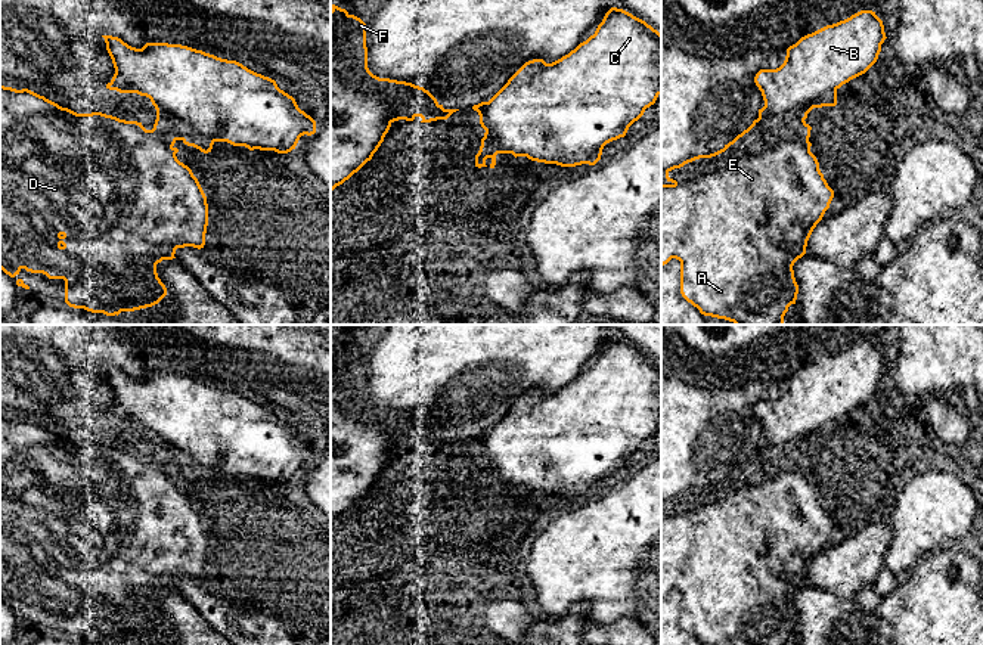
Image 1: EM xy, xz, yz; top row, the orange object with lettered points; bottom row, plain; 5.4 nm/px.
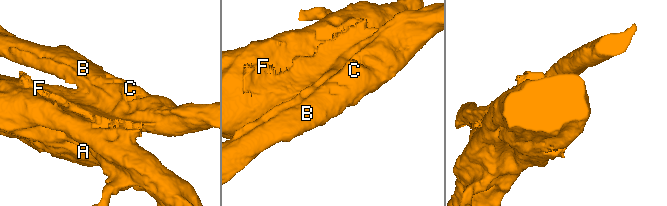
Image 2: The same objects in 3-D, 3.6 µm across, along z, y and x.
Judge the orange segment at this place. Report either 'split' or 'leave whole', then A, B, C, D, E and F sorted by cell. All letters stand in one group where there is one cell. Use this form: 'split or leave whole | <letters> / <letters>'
split | A D E F / B C

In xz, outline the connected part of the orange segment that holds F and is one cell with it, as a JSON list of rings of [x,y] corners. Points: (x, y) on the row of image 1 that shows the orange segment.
[[[332,4],[331,9],[331,192],[348,180],[354,173],[357,173],[368,161],[372,159],[373,154],[378,151],[381,143],[384,142],[385,134],[388,133],[391,124],[399,120],[413,121],[416,117],[421,117],[421,123],[431,123],[437,120],[447,120],[453,112],[459,109],[444,109],[443,105],[437,102],[437,99],[424,87],[415,86],[406,81],[397,81],[390,78],[379,78],[373,75],[368,68],[368,47],[366,47],[366,24],[350,15],[345,9],[341,9]]]

